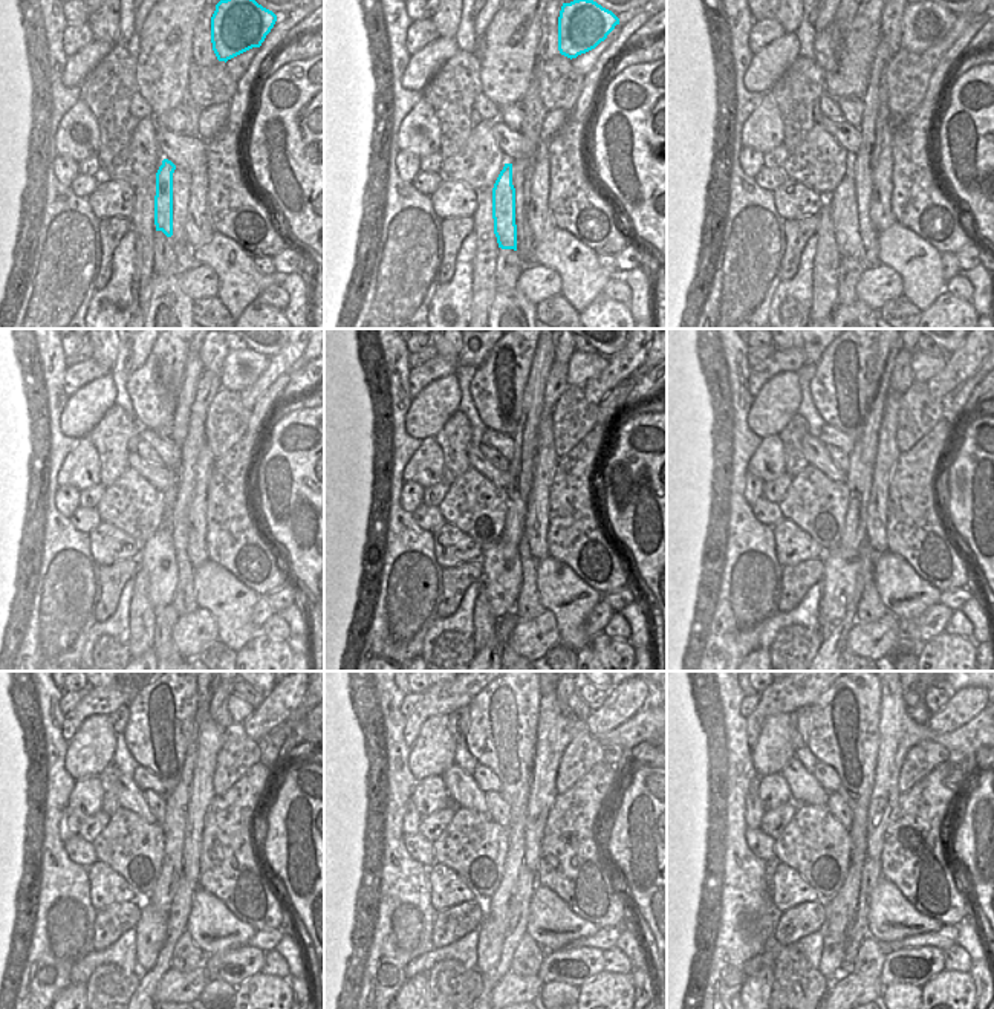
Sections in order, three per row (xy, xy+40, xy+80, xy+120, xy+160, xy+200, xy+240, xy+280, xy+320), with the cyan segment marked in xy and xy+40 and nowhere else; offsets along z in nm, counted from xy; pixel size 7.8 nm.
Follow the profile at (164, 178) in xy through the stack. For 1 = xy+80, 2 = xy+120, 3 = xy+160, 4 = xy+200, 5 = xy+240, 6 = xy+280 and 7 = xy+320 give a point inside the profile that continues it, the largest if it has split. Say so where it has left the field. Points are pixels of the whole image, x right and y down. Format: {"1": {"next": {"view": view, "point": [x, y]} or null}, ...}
{"1": {"next": {"view": "xy+80", "point": [843, 202]}}, "2": {"next": {"view": "xy+120", "point": [156, 557]}}, "3": {"next": {"view": "xy+160", "point": [502, 578]}}, "4": {"next": {"view": "xy+200", "point": [840, 575]}}, "5": {"next": {"view": "xy+240", "point": [152, 928]}}, "6": {"next": {"view": "xy+280", "point": [491, 939]}}, "7": {"next": {"view": "xy+320", "point": [832, 965]}}}

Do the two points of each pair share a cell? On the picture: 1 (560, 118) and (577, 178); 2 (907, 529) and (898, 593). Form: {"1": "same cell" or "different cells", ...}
{"1": "different cells", "2": "different cells"}

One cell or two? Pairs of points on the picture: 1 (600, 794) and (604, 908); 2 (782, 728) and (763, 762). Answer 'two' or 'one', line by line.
1: one
2: one

